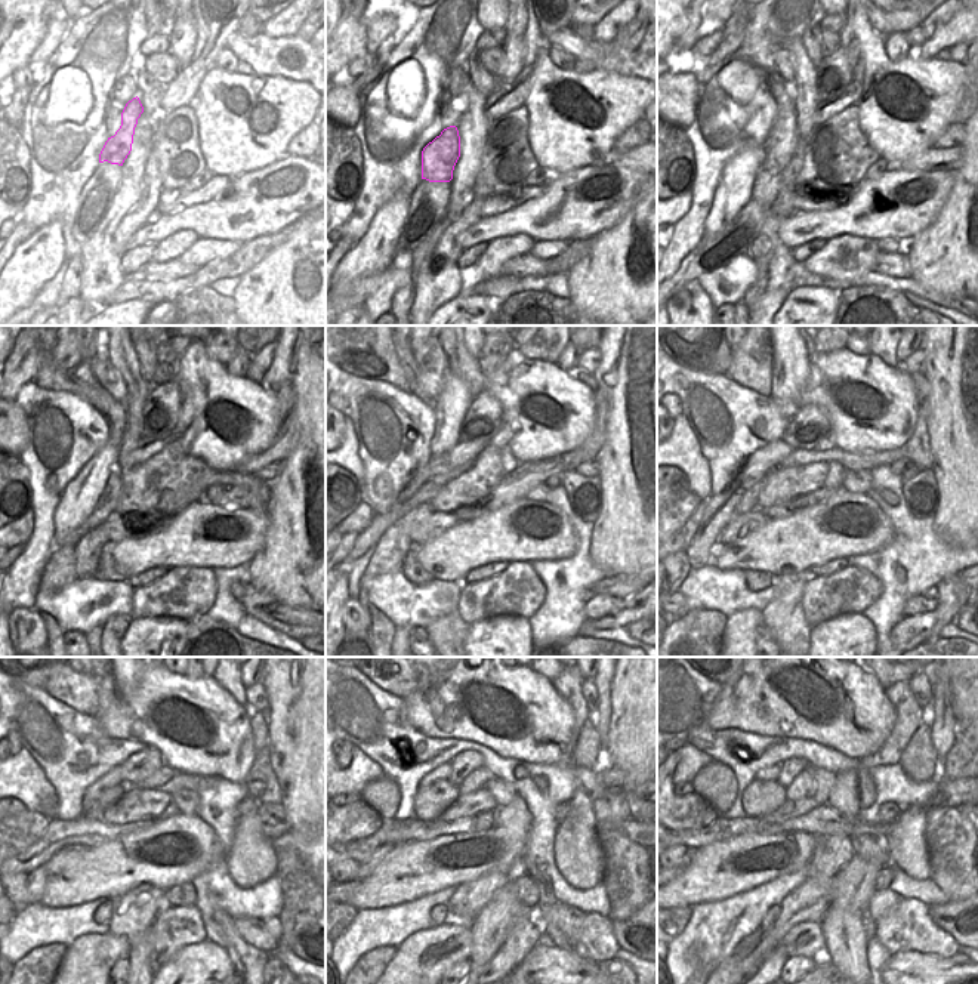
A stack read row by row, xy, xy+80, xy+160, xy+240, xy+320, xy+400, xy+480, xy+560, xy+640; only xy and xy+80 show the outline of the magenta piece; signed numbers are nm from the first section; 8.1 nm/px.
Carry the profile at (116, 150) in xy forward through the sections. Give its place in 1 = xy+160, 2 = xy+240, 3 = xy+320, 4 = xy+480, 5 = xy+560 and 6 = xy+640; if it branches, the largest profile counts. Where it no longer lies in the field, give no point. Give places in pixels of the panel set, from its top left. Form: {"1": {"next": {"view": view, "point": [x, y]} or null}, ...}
{"1": {"next": {"view": "xy+160", "point": [768, 182]}}, "2": {"next": {"view": "xy+240", "point": [89, 548]}}, "3": {"next": {"view": "xy+320", "point": [412, 568]}}, "4": {"next": {"view": "xy+480", "point": [102, 915]}}, "5": {"next": {"view": "xy+560", "point": [440, 912]}}, "6": {"next": {"view": "xy+640", "point": [771, 916]}}}

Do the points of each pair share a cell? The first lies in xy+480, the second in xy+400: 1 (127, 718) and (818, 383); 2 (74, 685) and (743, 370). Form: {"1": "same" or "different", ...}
{"1": "same", "2": "same"}

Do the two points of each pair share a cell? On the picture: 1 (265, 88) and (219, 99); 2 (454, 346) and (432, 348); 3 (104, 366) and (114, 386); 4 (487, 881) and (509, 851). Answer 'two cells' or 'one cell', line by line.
1: one cell
2: two cells
3: one cell
4: two cells

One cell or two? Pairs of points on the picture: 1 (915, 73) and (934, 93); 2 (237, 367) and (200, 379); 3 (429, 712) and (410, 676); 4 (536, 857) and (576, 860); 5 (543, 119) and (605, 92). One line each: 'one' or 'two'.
1: one
2: two
3: two
4: two
5: one

